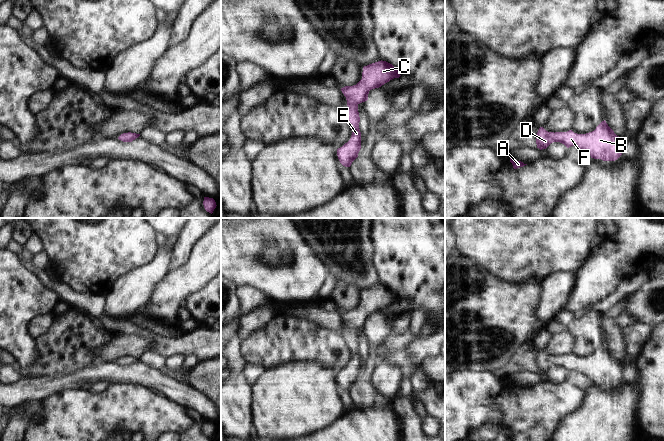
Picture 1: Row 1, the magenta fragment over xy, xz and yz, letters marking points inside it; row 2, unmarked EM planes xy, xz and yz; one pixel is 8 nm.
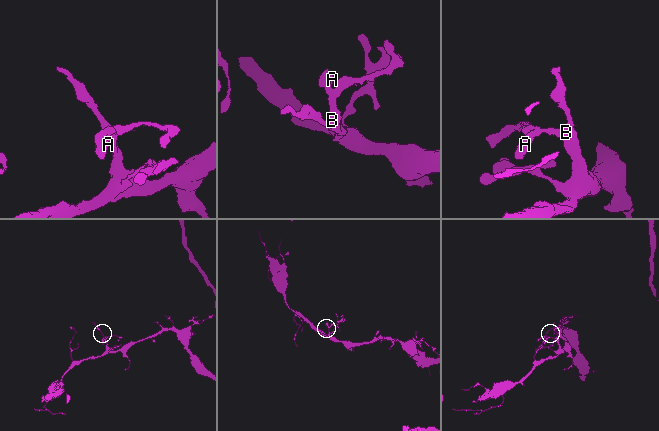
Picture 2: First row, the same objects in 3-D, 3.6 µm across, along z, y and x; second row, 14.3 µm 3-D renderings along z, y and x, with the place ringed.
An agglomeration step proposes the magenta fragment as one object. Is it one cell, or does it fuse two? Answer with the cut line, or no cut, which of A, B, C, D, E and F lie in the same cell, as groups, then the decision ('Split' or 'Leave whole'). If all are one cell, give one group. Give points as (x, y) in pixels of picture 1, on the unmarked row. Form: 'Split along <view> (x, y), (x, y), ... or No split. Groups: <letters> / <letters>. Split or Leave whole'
No split. Groups: A B C D E F. Leave whole

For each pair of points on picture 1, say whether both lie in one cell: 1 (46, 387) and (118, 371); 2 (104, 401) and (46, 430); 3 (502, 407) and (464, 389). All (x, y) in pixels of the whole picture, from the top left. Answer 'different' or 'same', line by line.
1: same
2: same
3: same

